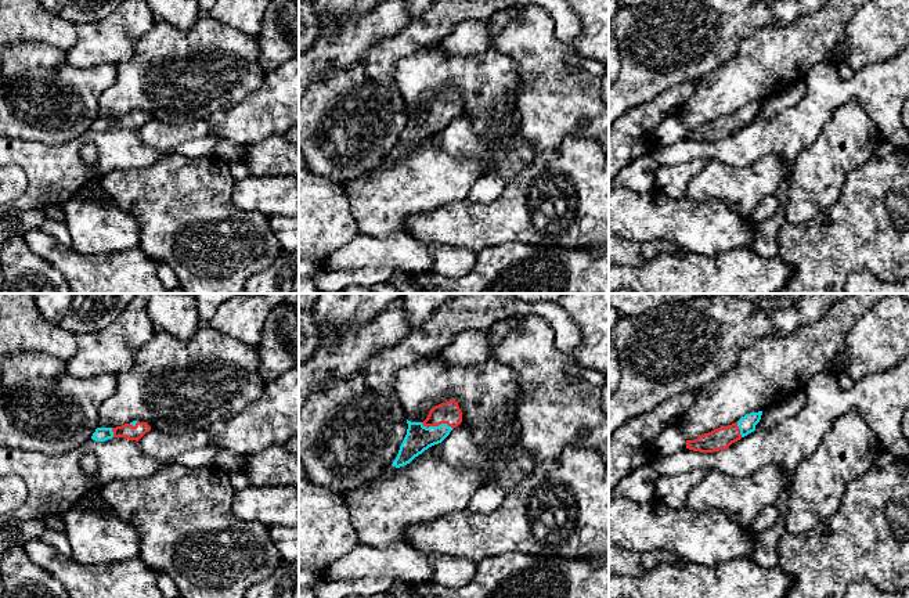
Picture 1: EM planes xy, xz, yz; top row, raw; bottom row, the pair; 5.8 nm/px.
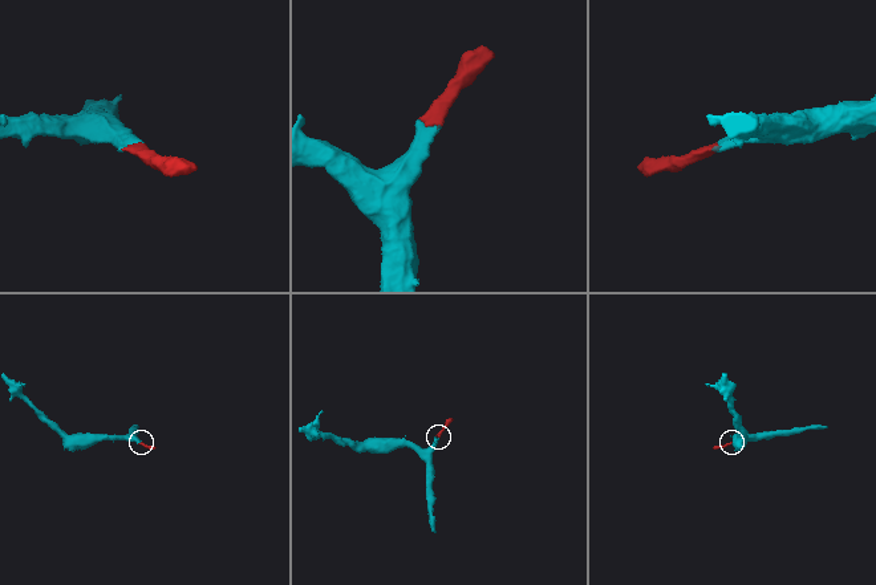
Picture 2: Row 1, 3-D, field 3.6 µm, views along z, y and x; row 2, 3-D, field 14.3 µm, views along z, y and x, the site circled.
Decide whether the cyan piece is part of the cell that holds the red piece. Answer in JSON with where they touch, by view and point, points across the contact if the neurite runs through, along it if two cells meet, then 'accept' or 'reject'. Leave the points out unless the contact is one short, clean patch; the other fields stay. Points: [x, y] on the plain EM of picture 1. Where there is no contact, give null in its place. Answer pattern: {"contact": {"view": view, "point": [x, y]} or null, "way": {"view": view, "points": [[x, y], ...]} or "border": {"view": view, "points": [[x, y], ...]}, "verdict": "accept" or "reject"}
{"contact": {"view": "xz", "point": [437, 115]}, "way": {"view": "xz", "points": [[448, 103], [437, 115], [430, 122], [418, 128]]}, "verdict": "accept"}

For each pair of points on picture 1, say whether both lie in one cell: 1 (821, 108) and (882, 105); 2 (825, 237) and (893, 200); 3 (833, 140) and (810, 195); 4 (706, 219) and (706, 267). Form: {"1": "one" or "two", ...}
{"1": "one", "2": "two", "3": "one", "4": "two"}

